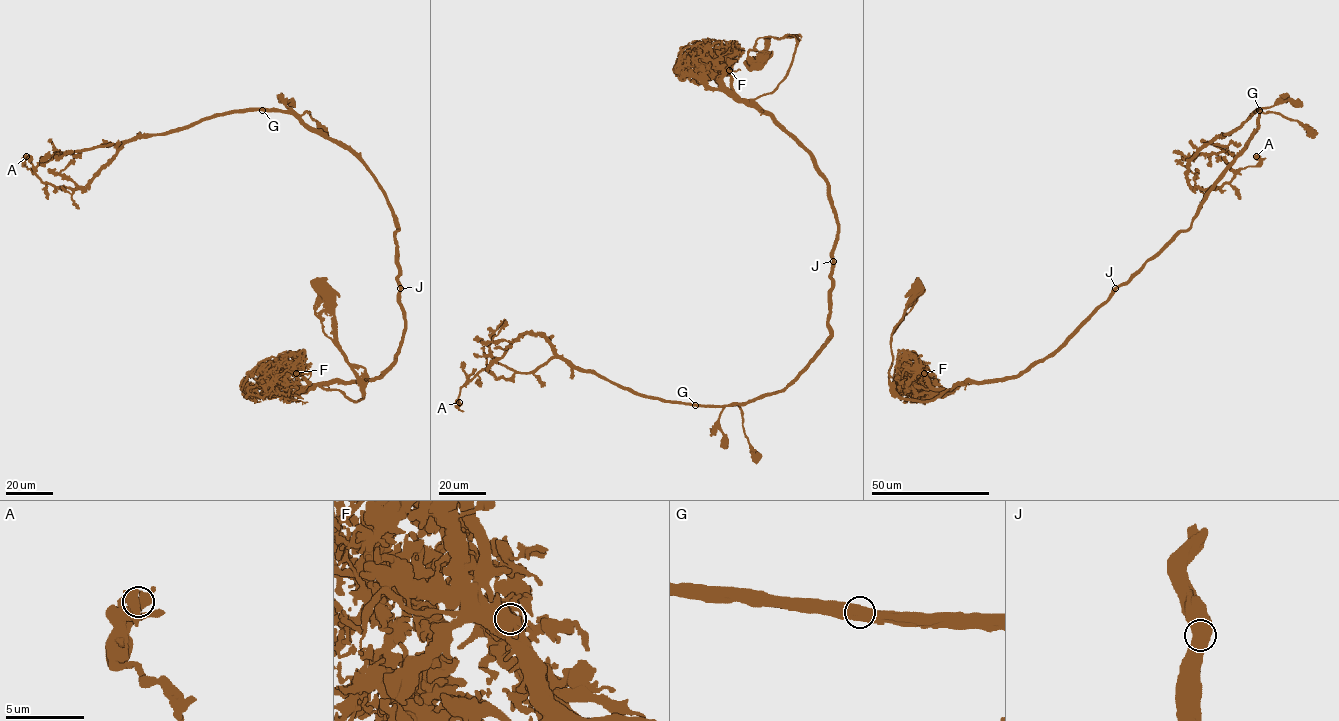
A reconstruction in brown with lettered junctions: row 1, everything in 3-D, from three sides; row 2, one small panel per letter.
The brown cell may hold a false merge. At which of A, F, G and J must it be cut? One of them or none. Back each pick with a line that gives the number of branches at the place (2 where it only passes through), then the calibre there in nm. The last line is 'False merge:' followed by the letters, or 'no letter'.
False merge: no letter

